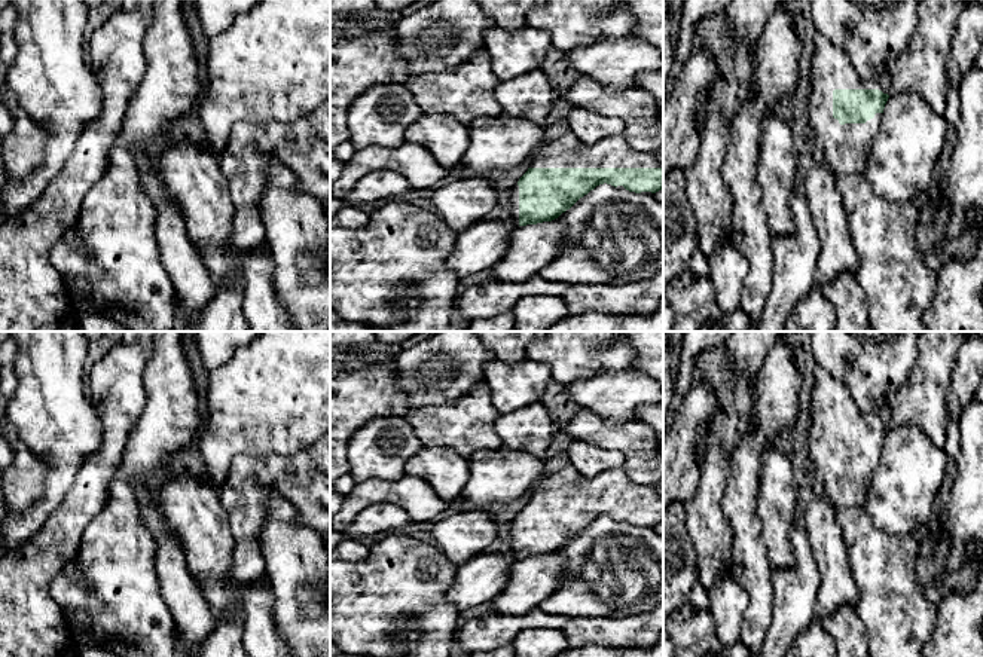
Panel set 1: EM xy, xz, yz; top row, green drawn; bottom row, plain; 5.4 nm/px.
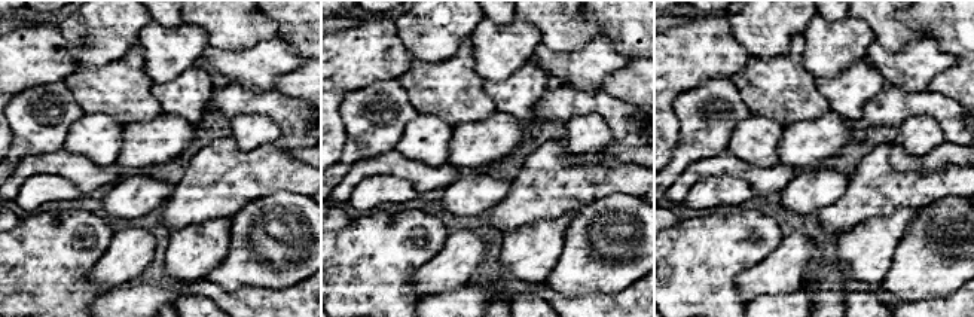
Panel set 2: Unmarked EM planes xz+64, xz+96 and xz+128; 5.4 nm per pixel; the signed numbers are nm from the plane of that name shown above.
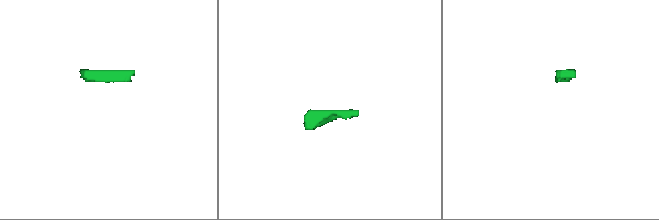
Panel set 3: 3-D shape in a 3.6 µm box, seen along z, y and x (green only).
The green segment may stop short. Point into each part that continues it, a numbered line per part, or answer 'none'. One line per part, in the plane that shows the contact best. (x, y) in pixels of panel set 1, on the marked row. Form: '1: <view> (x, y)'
1: yz (845, 147)

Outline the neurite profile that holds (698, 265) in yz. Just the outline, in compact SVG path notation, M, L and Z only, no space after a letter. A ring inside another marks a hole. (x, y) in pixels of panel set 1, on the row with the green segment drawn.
M697 247L694 248L689 269L697 276L708 276L708 256L705 256Z

